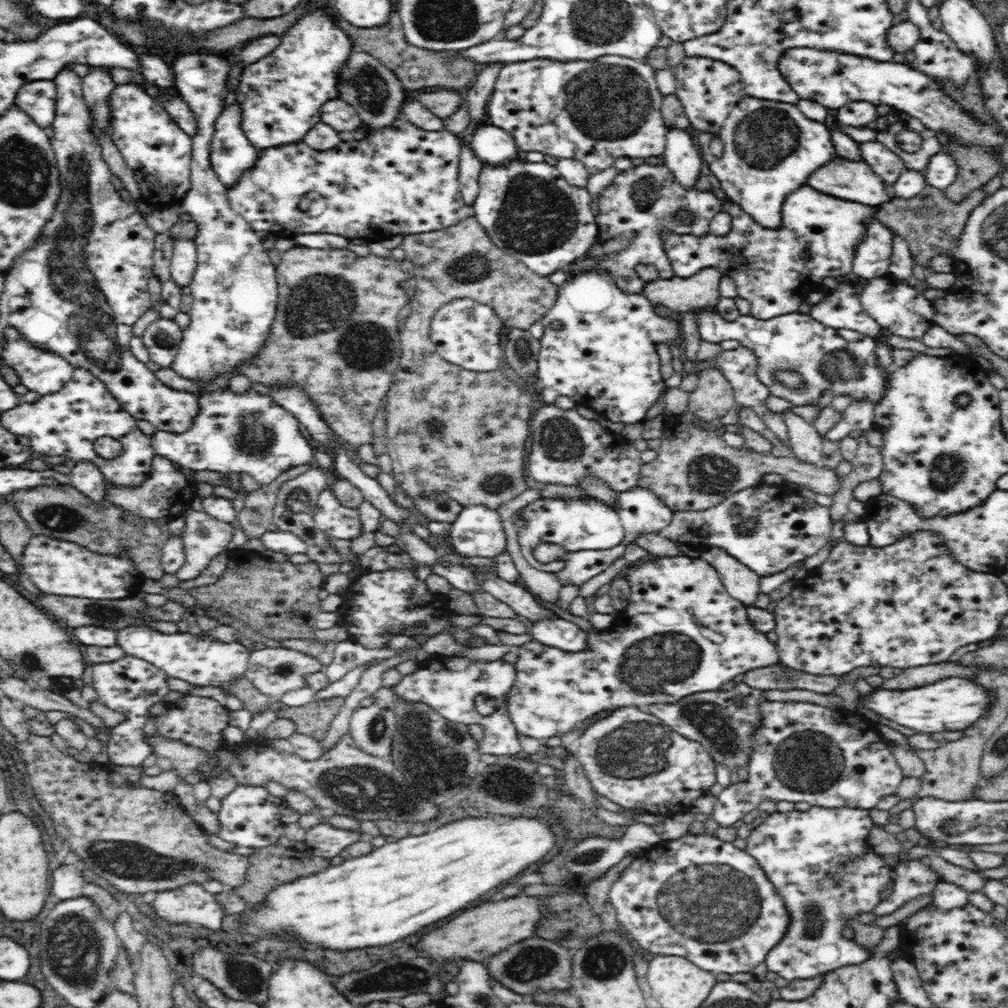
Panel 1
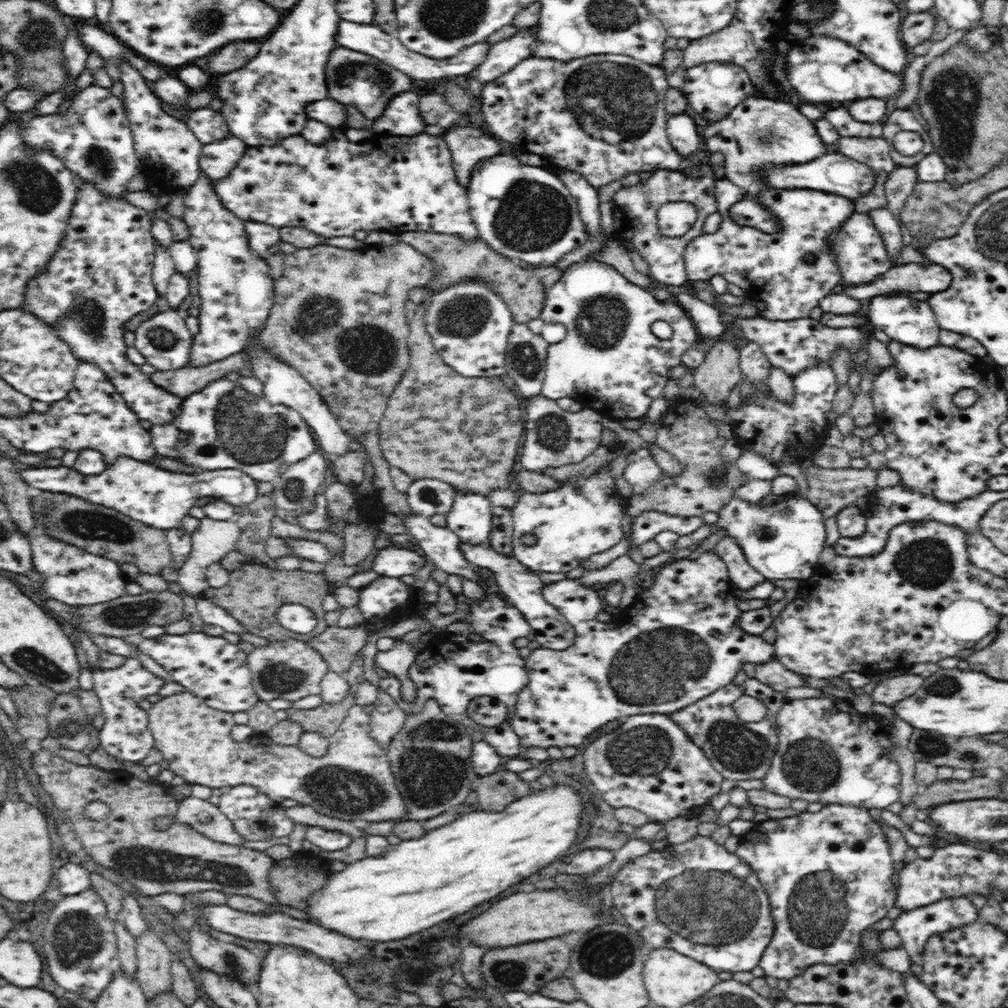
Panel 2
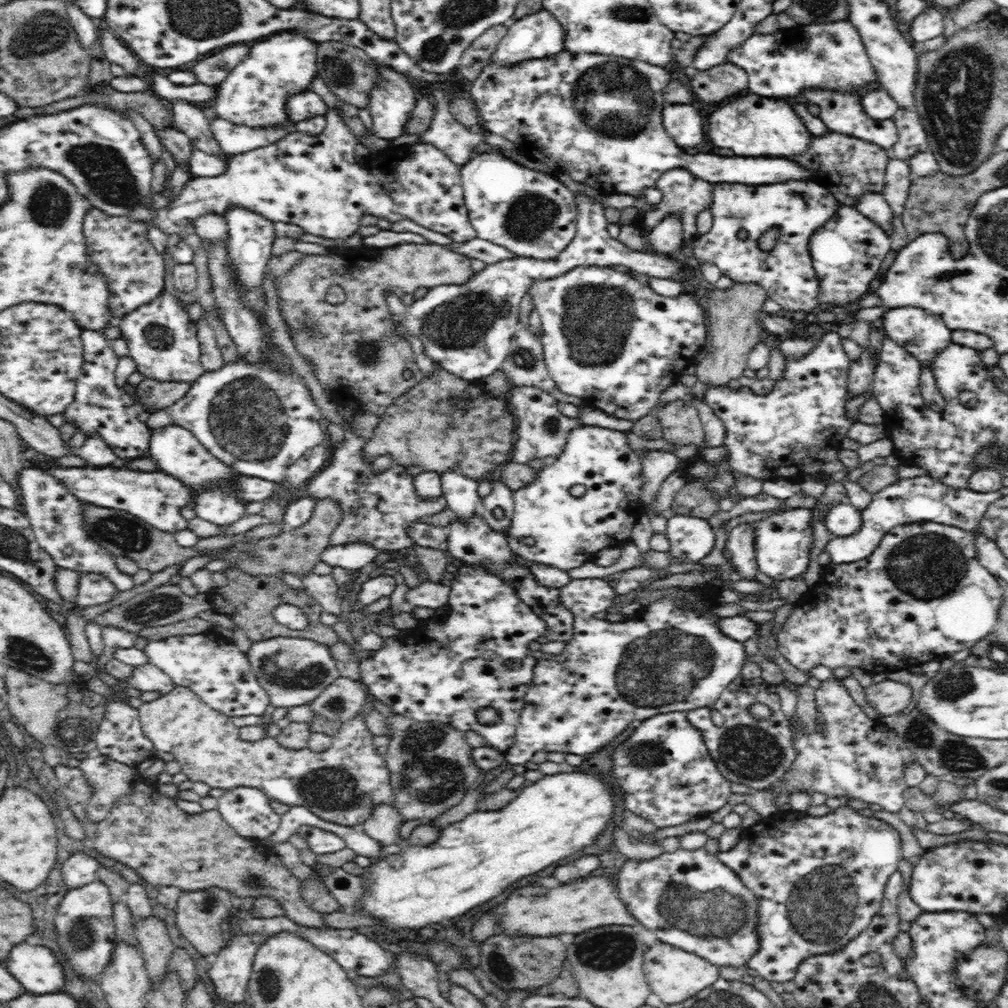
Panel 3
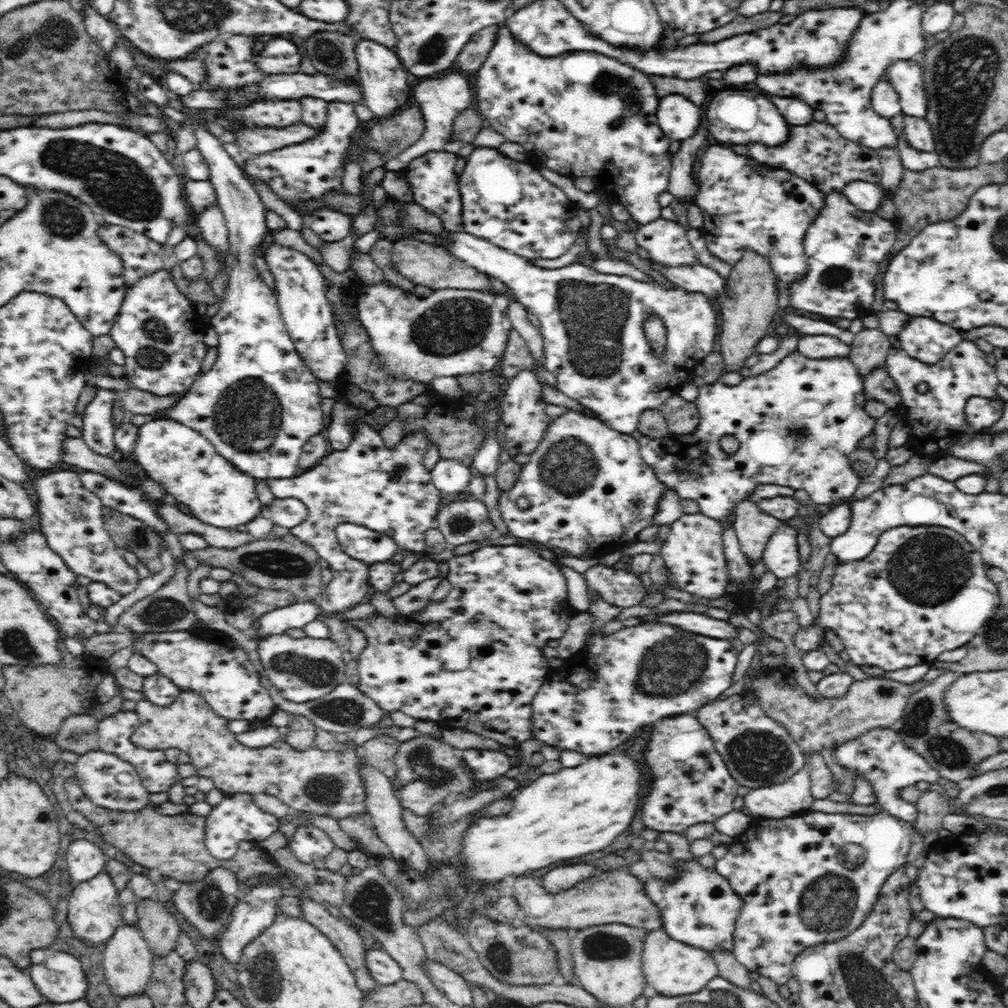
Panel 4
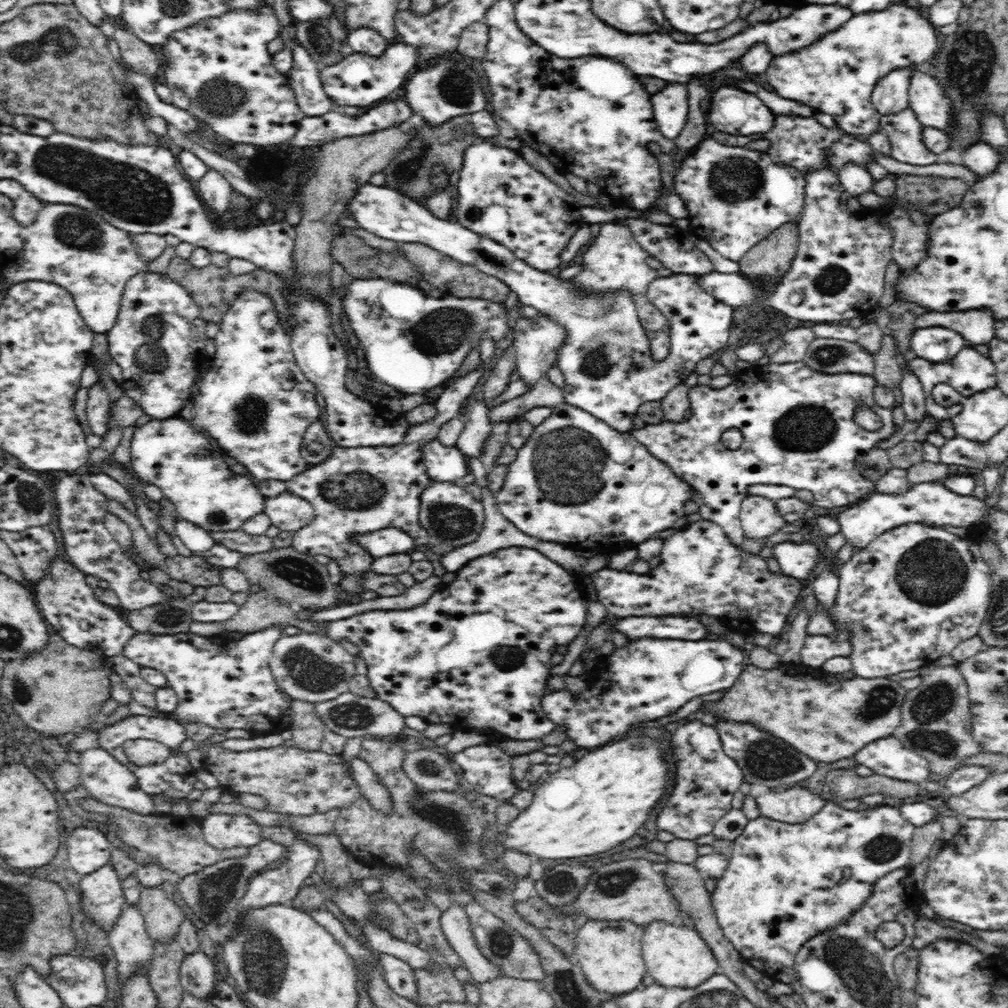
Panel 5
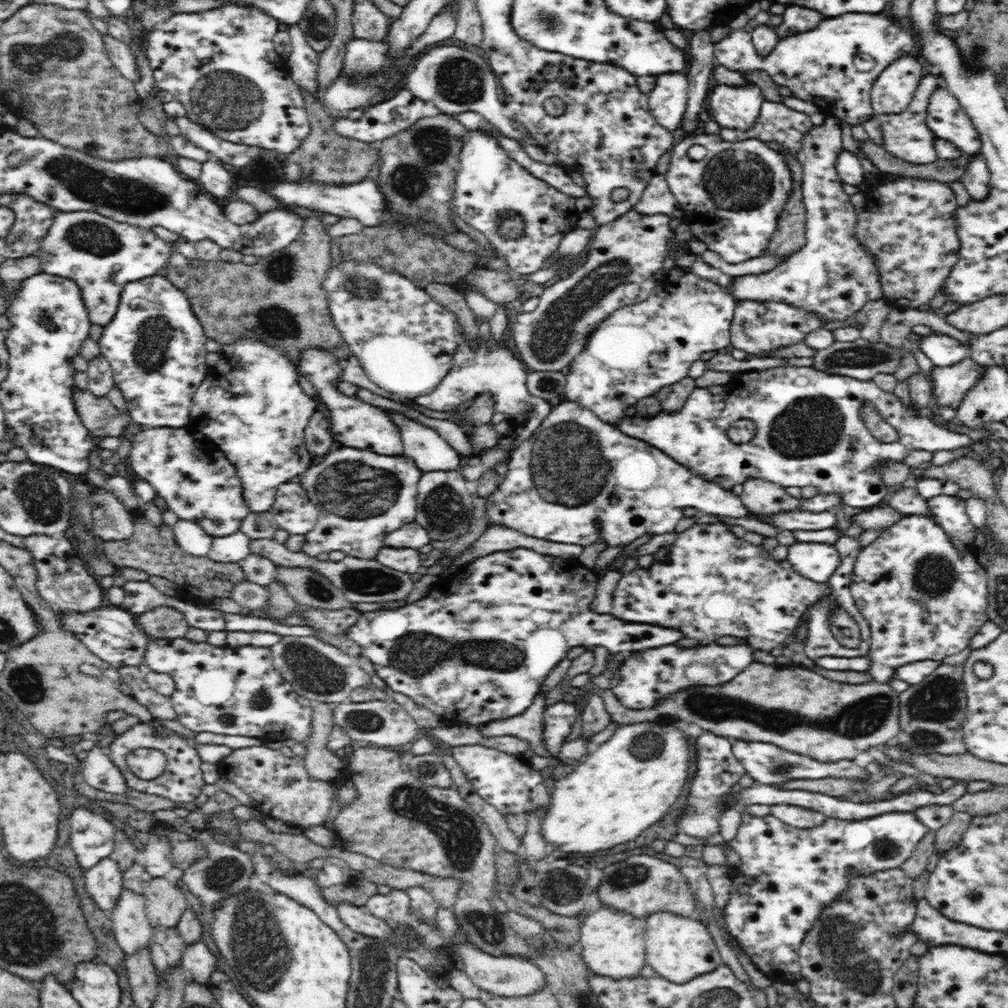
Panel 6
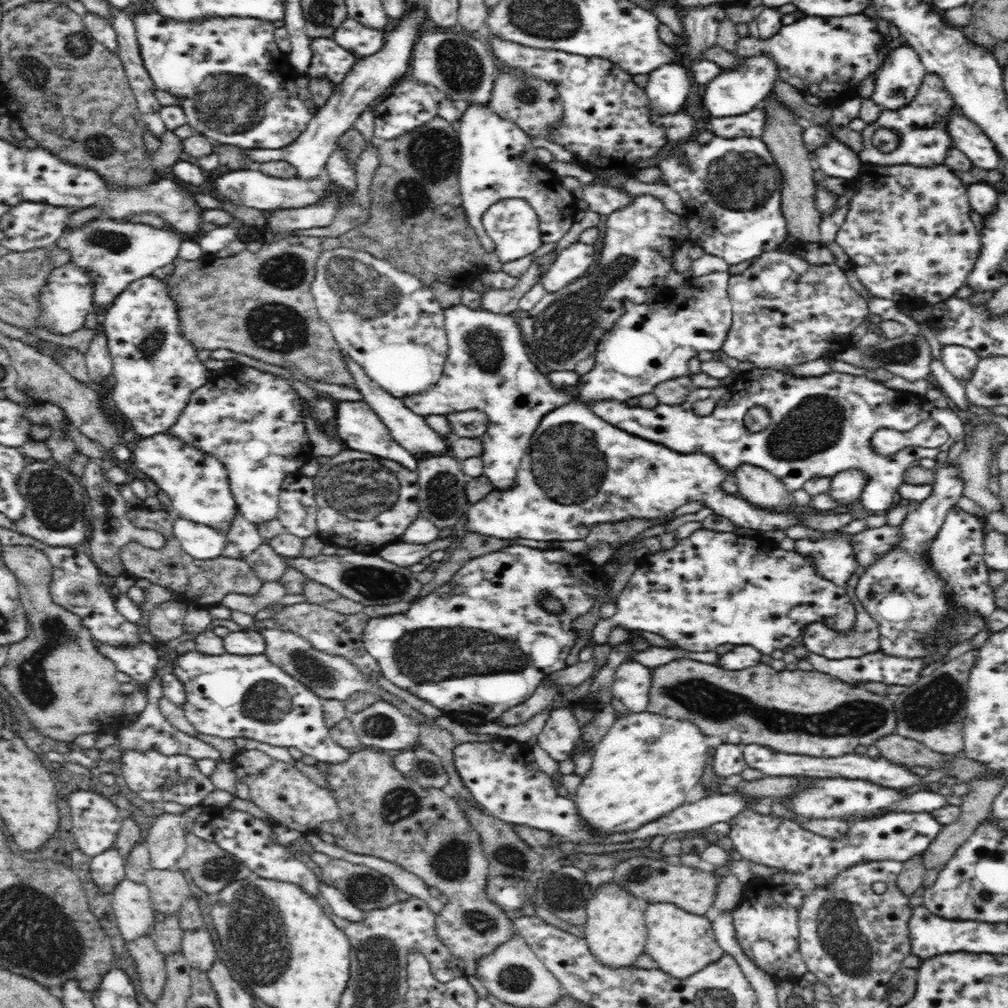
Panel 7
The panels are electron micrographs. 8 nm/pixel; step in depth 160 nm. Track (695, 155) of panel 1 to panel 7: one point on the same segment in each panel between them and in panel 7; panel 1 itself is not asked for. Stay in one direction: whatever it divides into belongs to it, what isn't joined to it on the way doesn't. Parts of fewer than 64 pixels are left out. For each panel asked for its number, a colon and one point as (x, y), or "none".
2: (683, 135)
3: (682, 122)
4: (679, 118)
5: (670, 106)
6: (667, 101)
7: (668, 89)

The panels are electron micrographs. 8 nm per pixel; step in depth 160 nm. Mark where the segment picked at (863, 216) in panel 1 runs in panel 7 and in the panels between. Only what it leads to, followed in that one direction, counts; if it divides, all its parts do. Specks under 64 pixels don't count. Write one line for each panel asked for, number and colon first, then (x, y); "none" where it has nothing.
2: (770, 267)
3: (742, 213)
4: (744, 204)
5: (737, 197)
6: (732, 199)
7: (731, 188)

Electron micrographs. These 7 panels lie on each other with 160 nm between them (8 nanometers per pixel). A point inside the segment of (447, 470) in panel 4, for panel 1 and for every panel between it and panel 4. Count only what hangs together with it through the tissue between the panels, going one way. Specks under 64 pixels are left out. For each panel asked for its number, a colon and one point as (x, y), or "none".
1: (478, 531)
2: (470, 517)
3: (461, 493)

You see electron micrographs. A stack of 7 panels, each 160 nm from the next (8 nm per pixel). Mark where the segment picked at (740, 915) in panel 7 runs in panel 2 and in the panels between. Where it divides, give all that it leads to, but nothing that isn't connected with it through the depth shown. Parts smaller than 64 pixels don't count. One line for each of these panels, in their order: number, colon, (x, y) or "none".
2: (828, 875)
3: (820, 880)
4: (798, 886)
5: (784, 883)
6: (787, 875)

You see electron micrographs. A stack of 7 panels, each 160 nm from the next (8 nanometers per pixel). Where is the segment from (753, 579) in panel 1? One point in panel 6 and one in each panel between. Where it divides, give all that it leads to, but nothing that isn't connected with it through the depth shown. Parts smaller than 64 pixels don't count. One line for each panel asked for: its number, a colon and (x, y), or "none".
2: (728, 549)
3: (740, 543)
4: (753, 528)
5: (759, 518)
6: (761, 498)

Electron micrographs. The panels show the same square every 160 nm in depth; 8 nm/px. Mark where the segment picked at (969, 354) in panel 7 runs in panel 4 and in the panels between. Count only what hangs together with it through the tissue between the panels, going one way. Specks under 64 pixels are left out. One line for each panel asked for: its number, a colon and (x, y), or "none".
4: (927, 340)
5: (937, 344)
6: (943, 350)

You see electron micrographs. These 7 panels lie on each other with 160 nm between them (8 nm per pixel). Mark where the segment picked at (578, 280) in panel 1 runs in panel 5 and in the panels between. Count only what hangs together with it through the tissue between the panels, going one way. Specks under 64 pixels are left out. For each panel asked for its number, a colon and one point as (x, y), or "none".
2: (609, 353)
3: (607, 338)
4: (591, 323)
5: (605, 358)

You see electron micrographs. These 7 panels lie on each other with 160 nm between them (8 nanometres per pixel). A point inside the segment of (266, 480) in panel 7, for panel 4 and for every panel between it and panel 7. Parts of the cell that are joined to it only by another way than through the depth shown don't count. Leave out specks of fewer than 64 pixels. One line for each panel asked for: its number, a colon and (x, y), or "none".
4: (258, 404)
5: (253, 398)
6: (250, 406)

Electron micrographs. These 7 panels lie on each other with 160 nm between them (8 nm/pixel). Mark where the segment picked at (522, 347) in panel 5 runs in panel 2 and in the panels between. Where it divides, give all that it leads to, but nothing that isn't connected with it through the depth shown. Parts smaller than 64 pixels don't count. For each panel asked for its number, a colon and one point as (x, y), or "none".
2: (553, 437)
3: (541, 429)
4: (523, 414)

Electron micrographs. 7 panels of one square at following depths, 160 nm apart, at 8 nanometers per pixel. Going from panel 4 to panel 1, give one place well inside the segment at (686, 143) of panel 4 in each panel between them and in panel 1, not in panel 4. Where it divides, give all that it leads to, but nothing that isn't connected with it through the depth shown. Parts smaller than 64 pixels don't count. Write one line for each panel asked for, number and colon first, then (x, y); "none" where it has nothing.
1: (641, 205)
2: (635, 209)
3: (683, 194)

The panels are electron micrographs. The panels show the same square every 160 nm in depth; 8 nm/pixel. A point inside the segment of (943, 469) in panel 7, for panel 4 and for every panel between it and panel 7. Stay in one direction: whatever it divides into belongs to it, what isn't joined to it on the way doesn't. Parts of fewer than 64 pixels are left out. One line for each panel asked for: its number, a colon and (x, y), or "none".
4: (923, 590)
5: (914, 593)
6: (923, 601)

